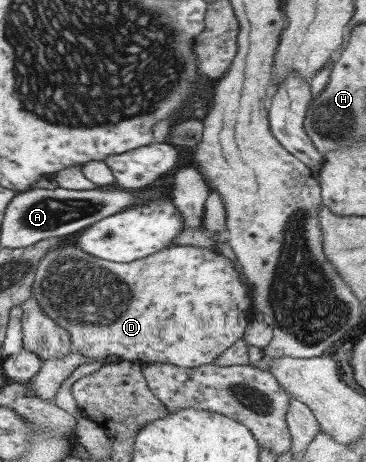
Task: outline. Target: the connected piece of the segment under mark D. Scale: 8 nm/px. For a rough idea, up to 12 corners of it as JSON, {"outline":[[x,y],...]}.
{"outline":[[57,244],[32,290],[92,360],[203,367],[253,290],[215,248]]}

